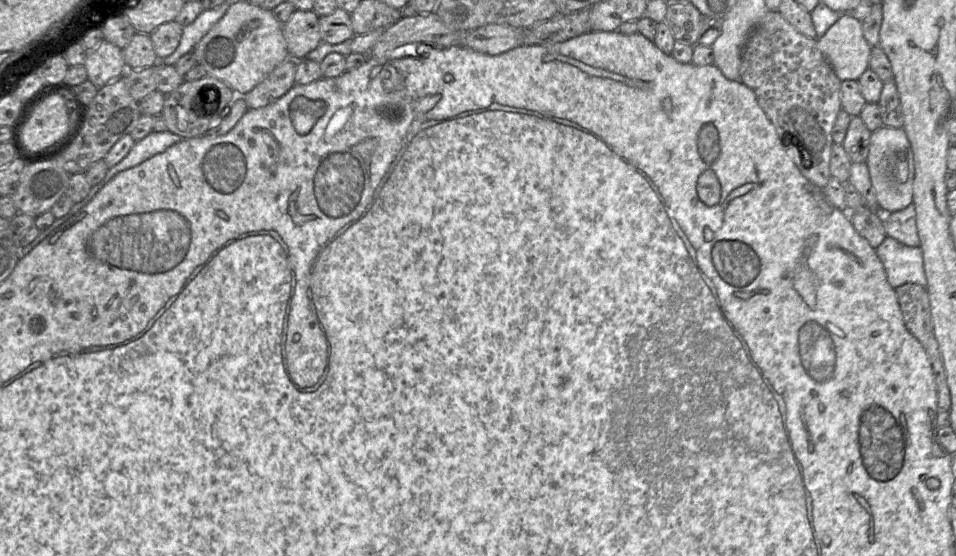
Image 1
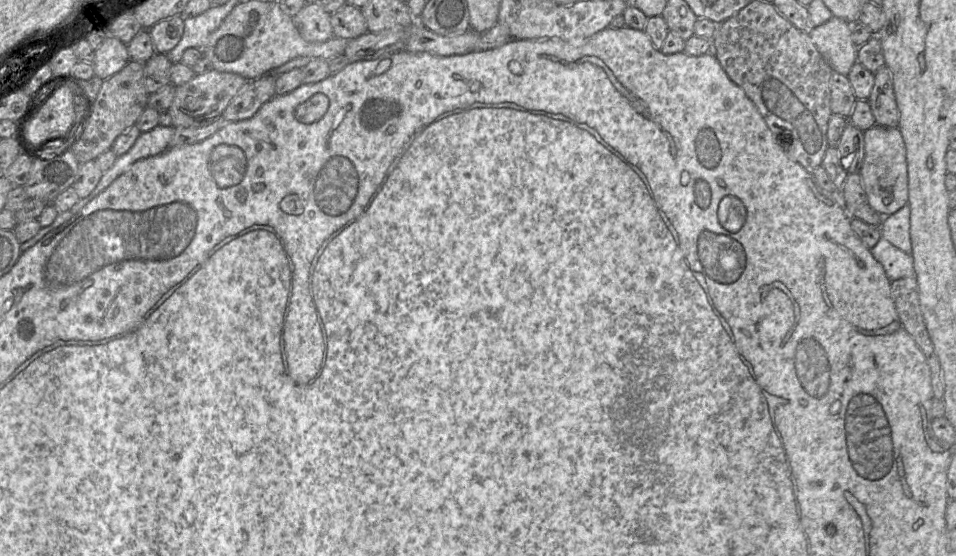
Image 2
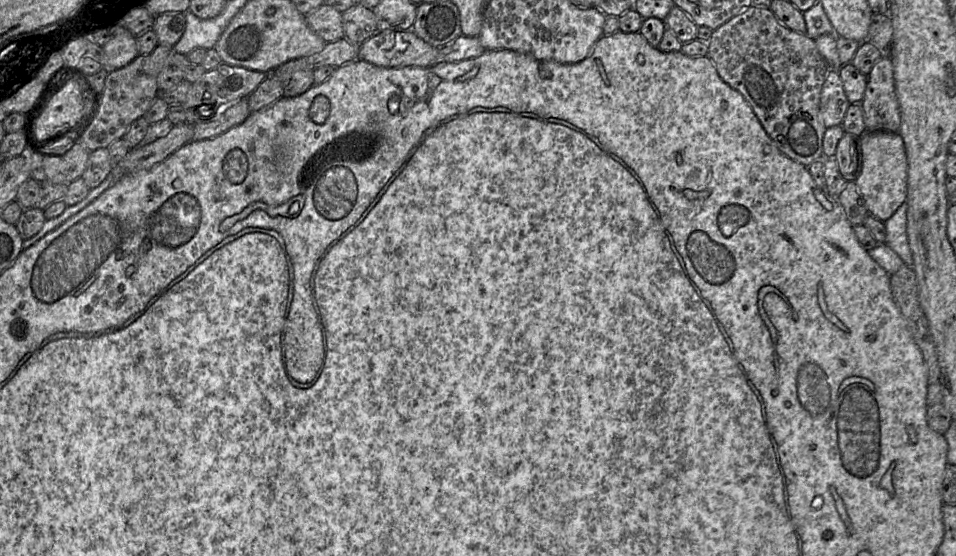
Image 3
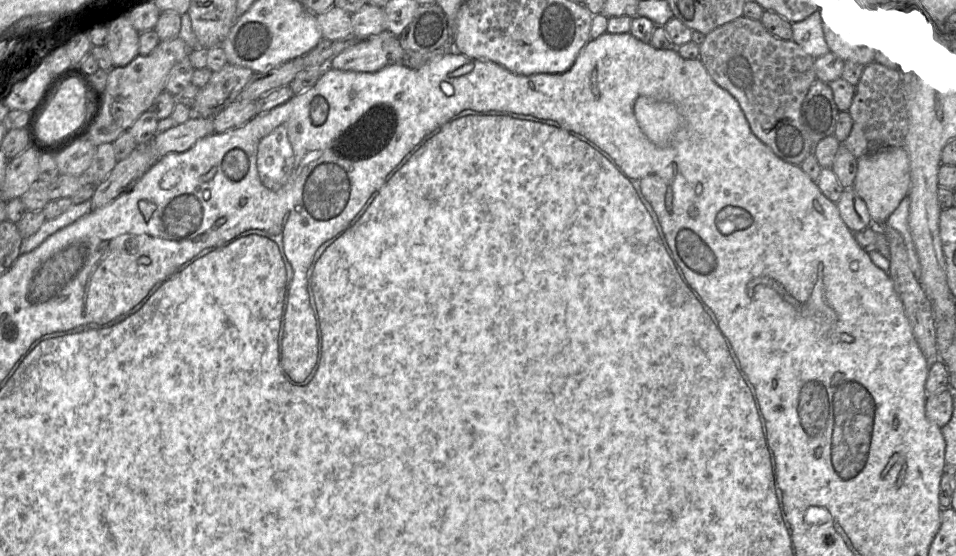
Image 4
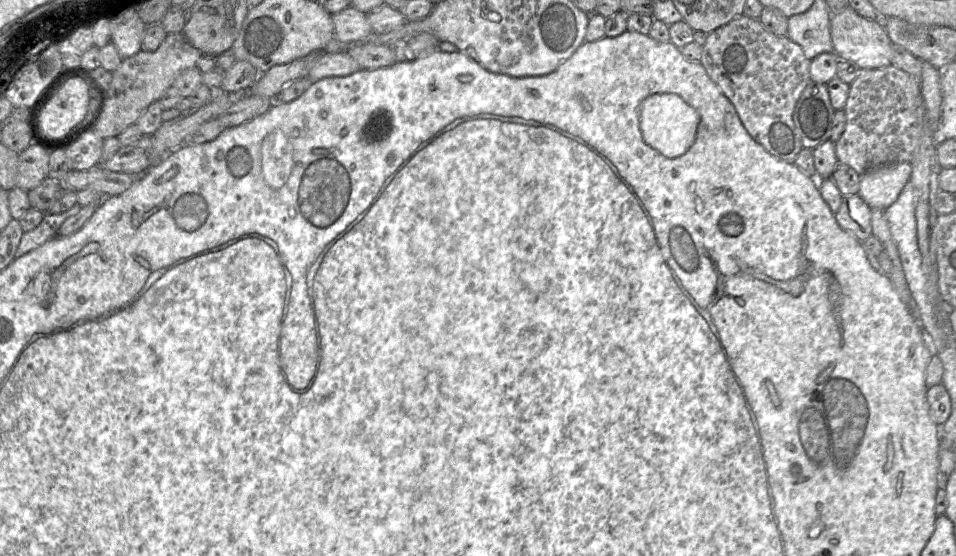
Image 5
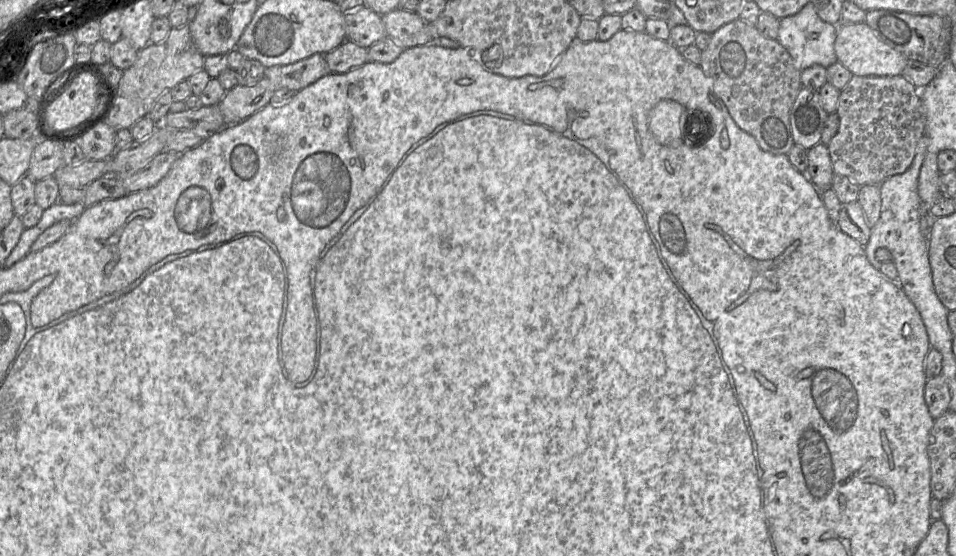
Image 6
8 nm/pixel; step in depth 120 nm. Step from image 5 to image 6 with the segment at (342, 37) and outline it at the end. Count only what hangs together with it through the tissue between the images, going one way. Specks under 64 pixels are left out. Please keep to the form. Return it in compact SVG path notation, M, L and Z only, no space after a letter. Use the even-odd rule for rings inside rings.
M368 7L344 13L346 40L369 48L386 37L382 16Z

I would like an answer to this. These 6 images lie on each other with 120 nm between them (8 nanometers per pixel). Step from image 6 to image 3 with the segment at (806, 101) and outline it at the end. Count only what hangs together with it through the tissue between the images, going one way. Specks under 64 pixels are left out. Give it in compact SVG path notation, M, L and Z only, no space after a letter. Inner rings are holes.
M830 69L822 87L819 107L825 127L841 125L850 104L838 70Z

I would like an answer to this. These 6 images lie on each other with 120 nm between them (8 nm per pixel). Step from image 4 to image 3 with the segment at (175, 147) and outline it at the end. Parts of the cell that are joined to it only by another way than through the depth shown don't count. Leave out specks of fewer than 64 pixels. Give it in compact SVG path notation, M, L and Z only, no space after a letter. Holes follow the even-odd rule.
M247 97L240 98L217 112L209 121L193 126L193 139L200 141L214 138L230 128L243 123L250 115Z

